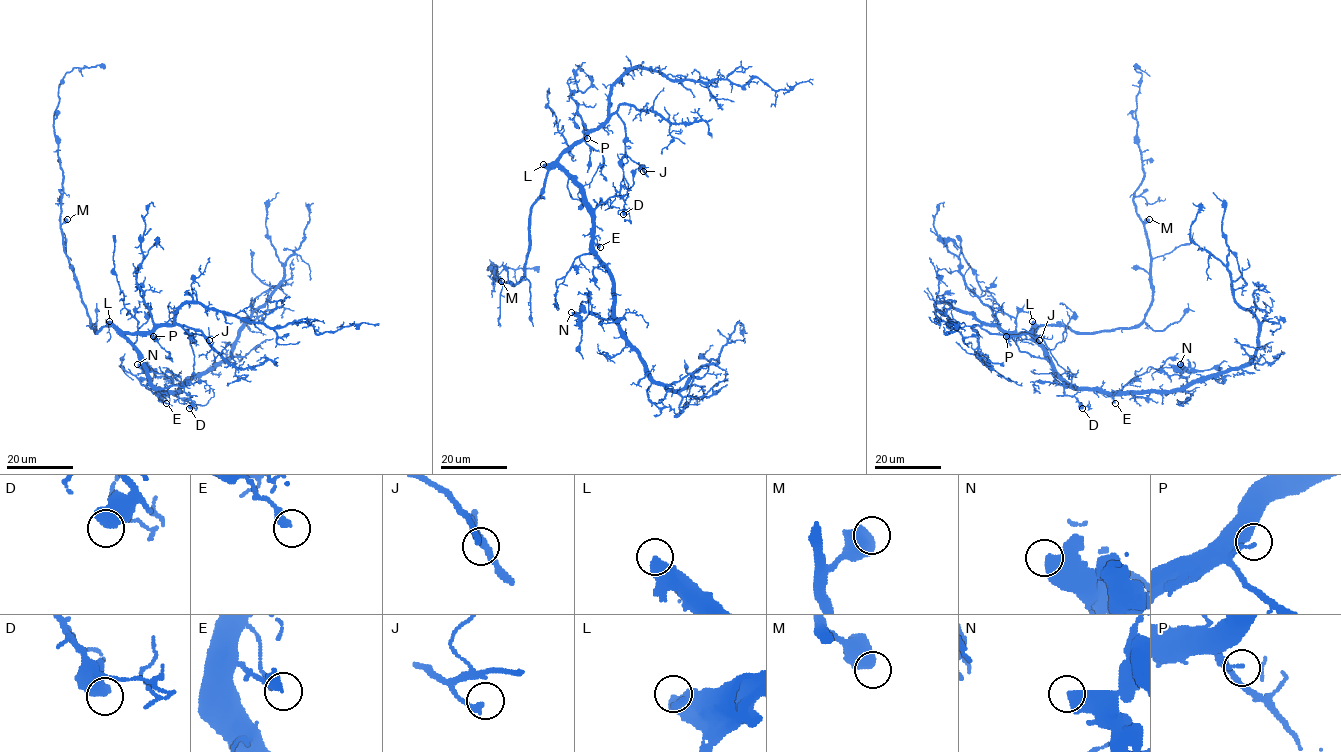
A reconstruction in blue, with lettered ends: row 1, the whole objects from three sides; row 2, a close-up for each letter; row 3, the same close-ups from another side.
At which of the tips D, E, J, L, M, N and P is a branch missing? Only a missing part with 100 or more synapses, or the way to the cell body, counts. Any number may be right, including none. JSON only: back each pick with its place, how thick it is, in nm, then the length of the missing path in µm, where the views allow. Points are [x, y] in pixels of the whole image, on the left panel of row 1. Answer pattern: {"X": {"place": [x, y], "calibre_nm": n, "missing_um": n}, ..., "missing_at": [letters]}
{"L": {"place": [109, 321], "calibre_nm": 550, "missing_um": 160}, "missing_at": ["L"]}

